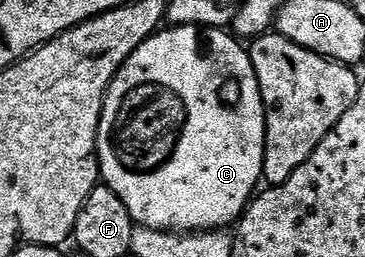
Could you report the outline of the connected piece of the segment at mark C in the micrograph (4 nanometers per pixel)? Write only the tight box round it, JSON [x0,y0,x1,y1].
[98,27,266,231]

